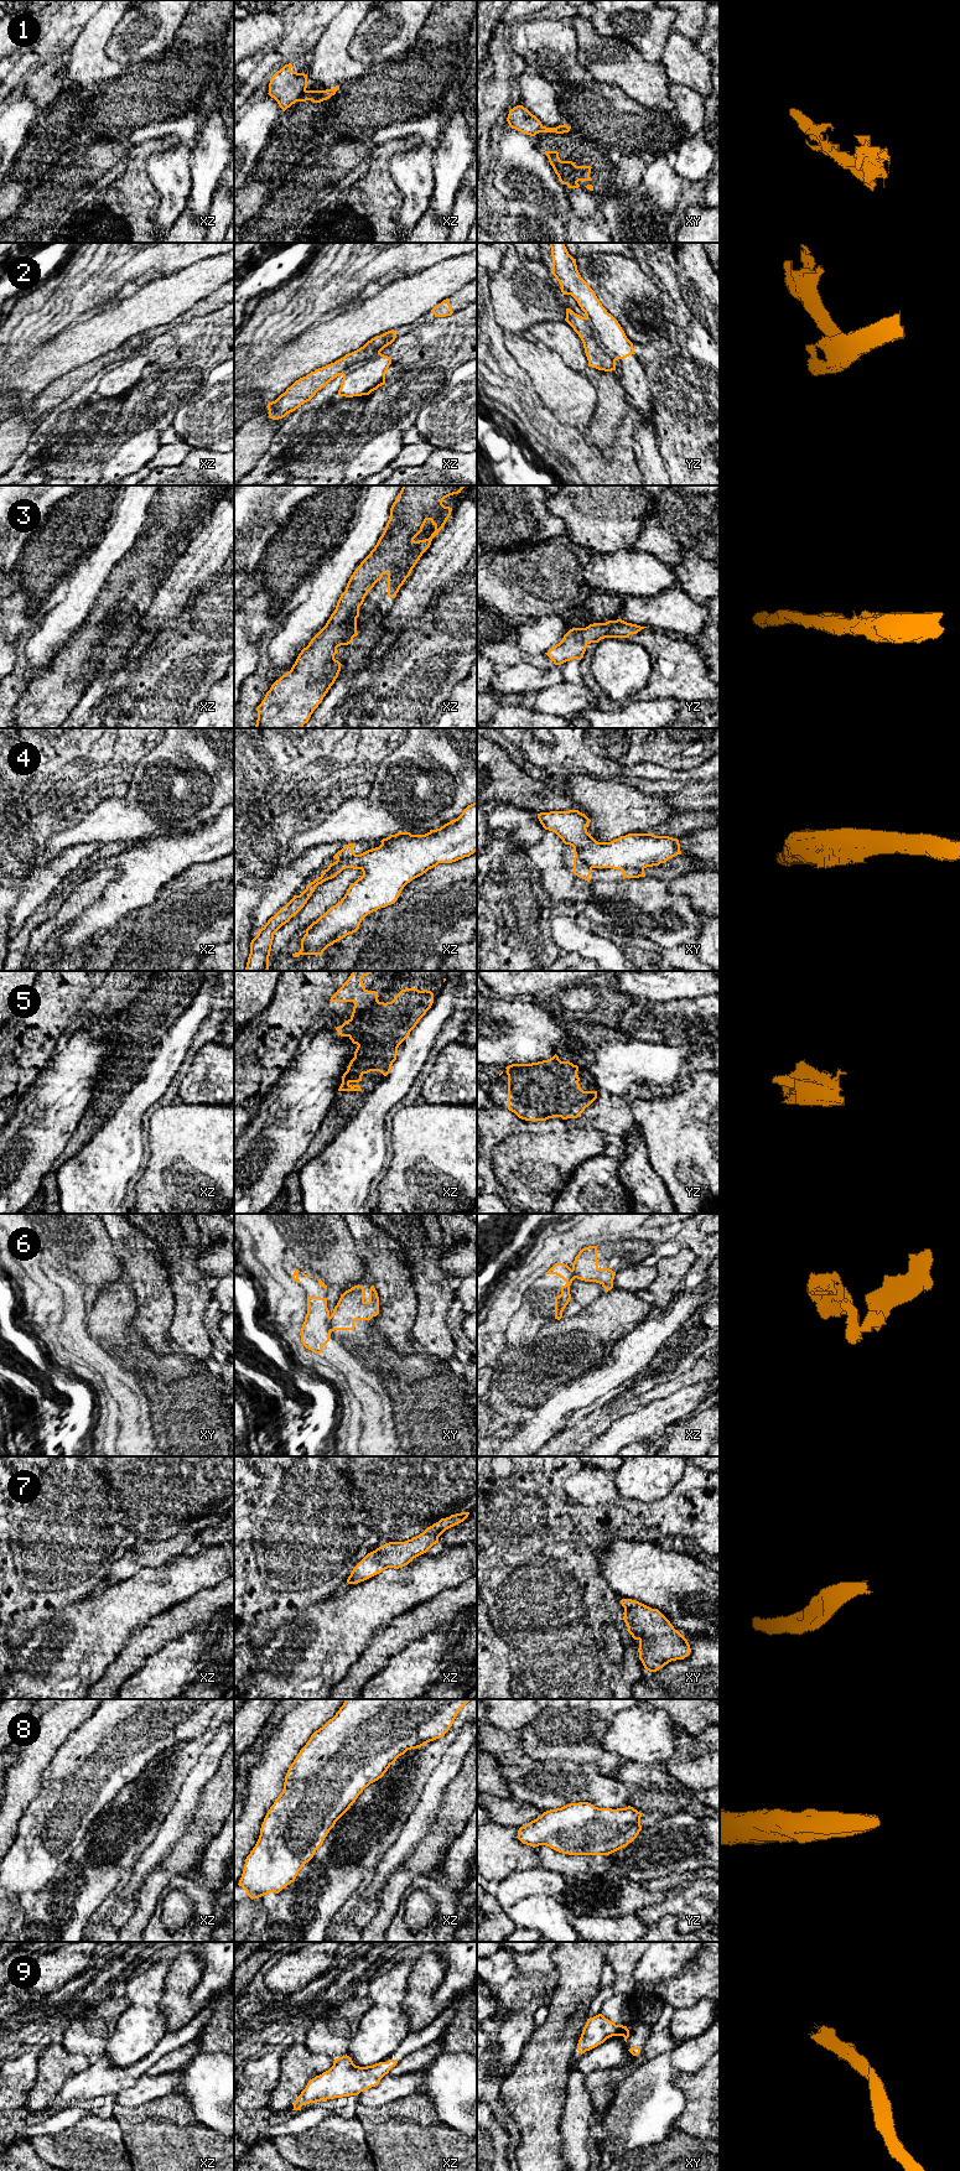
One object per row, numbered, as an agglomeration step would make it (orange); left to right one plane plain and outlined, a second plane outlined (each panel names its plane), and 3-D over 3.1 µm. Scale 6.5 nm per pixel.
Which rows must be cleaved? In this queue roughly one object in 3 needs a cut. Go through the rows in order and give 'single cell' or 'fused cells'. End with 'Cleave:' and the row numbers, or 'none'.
1: fused cells
2: fused cells
3: single cell
4: fused cells
5: fused cells
6: fused cells
7: single cell
8: single cell
9: single cell
Cleave: 1, 2, 4, 5, 6

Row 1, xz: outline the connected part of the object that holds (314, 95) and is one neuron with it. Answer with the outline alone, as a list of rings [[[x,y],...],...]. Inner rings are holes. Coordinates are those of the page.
[[[336,85],[332,89],[326,89],[326,90],[306,90],[297,102],[306,102],[306,100],[311,100],[313,103],[321,103],[323,100],[329,99],[332,95],[336,94],[336,92],[338,90],[339,85]]]

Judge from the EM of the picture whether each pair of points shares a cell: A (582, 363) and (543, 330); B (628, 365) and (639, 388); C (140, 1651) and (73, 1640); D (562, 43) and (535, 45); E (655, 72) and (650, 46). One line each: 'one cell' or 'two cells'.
A: one cell
B: one cell
C: two cells
D: one cell
E: two cells

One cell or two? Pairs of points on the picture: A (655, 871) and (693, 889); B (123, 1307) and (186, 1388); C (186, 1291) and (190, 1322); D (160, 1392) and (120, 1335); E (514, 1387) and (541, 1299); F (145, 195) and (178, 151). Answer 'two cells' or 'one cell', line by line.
A: two cells
B: one cell
C: one cell
D: one cell
E: one cell
F: two cells

